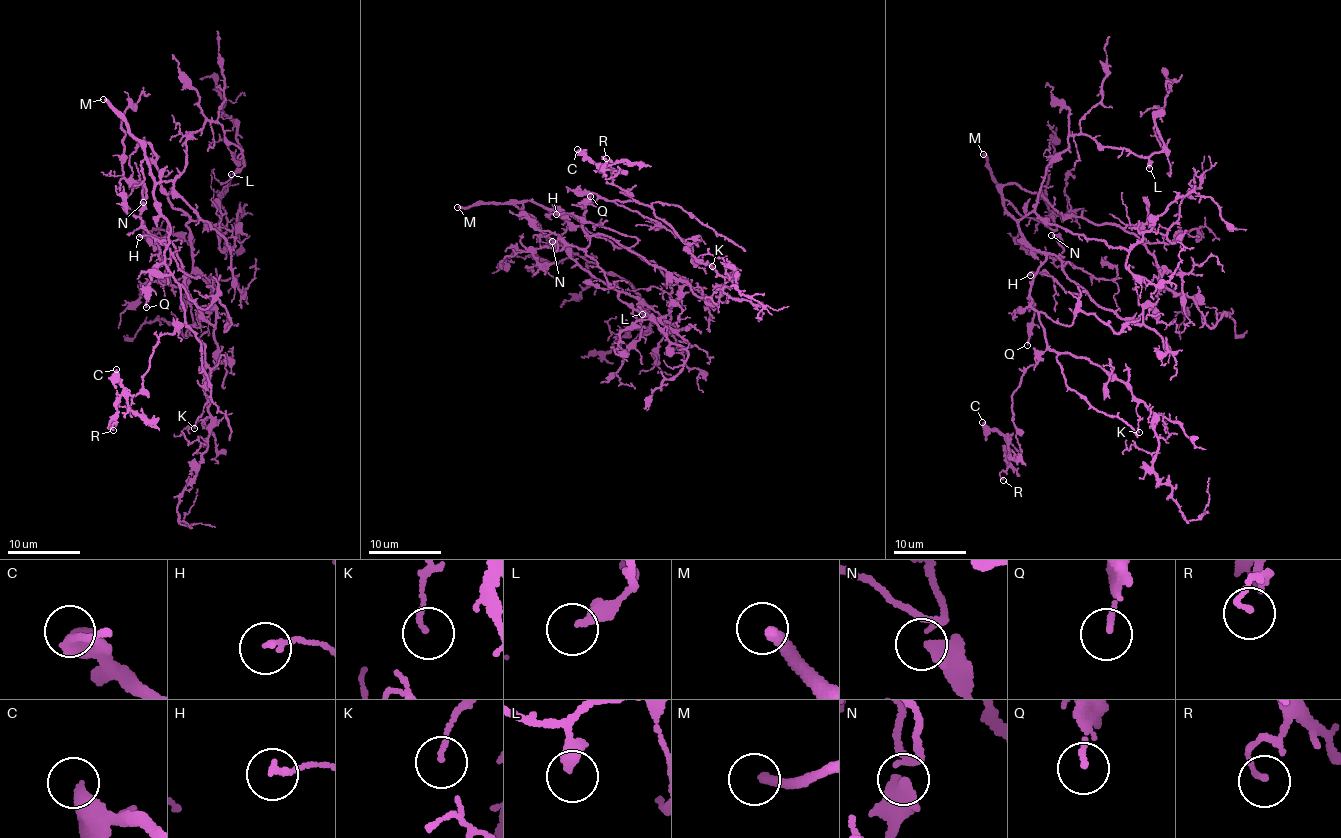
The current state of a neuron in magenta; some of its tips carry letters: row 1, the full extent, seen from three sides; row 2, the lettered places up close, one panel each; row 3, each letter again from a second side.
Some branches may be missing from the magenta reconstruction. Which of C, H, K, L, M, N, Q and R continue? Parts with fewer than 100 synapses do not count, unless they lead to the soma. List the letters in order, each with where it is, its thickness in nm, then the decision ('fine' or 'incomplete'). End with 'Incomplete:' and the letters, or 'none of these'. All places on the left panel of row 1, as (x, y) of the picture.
C: place (116, 369); calibre 440 nm; fine
H: place (139, 237); calibre 150 nm; fine
K: place (194, 428); calibre 130 nm; fine
L: place (231, 174); calibre 360 nm; fine
M: place (103, 99); calibre 280 nm; incomplete
N: place (143, 202); calibre 300 nm; fine
Q: place (146, 307); calibre 140 nm; fine
R: place (113, 430); calibre 150 nm; fine
Incomplete: M

